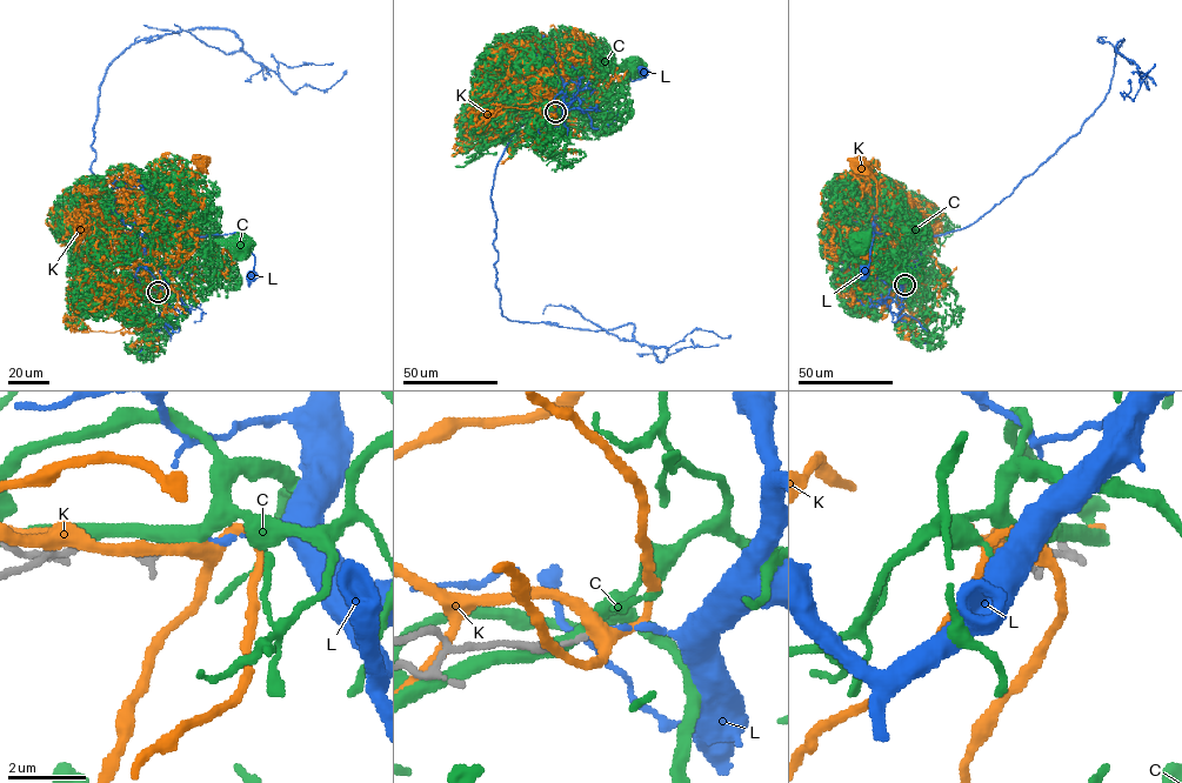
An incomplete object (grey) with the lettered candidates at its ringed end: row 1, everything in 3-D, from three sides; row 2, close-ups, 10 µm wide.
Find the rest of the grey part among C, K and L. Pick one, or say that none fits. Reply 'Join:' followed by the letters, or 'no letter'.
Join: L

